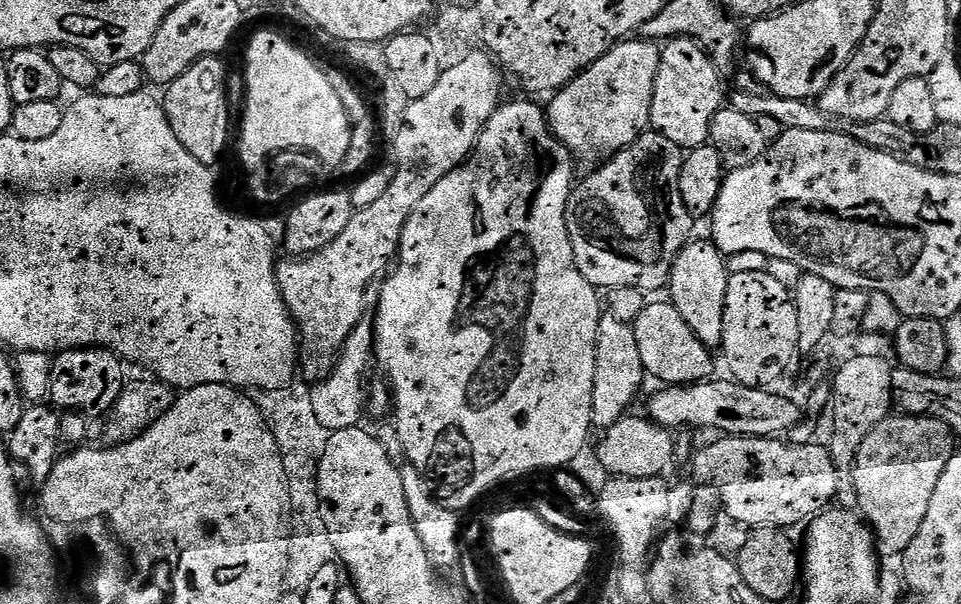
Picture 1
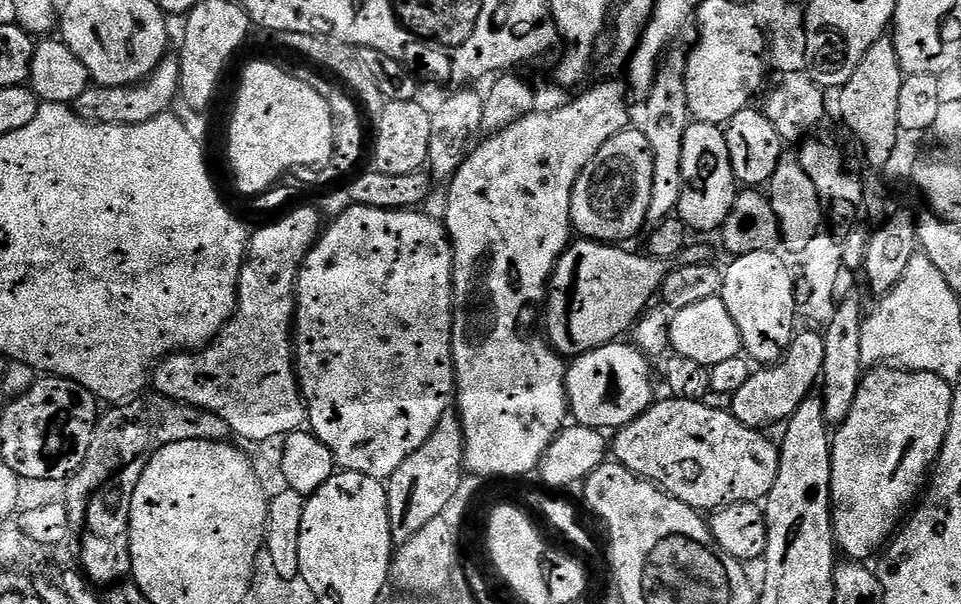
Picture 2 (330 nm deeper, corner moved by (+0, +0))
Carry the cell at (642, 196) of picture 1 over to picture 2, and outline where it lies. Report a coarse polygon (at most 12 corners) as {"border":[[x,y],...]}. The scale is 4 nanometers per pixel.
{"border":[[643,131],[590,158],[572,227],[613,246],[645,231],[654,162]]}

